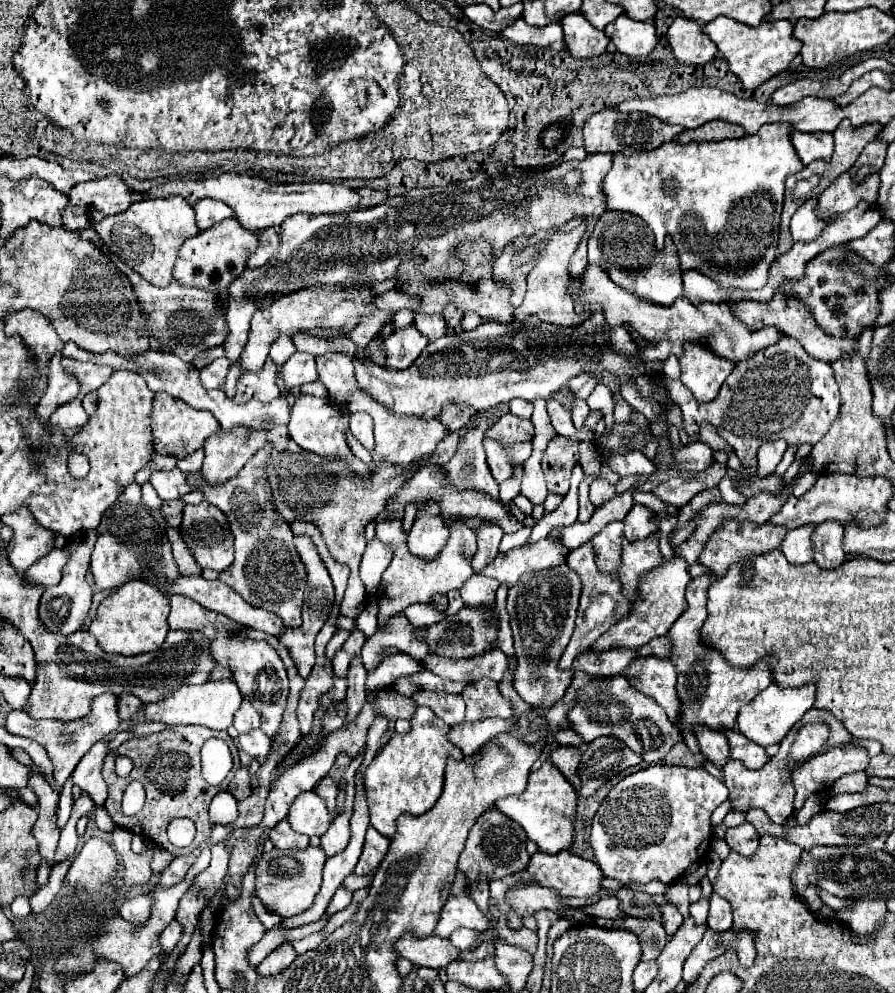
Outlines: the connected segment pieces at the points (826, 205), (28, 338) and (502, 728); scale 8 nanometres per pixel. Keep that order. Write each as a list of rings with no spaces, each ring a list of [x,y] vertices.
[[[849,171],[839,176],[831,188],[827,188],[819,196],[819,208],[821,208],[821,218],[837,216],[843,214],[851,208],[855,208],[857,202],[877,202],[877,190],[879,190],[879,176],[871,174],[863,184],[855,184],[850,177]]]
[[[31,310],[11,312],[9,316],[5,316],[3,324],[5,336],[11,336],[15,332],[21,334],[31,352],[41,360],[51,358],[57,350],[63,348],[63,342],[59,340],[55,328],[51,328],[49,320],[45,316],[39,316],[37,312]]]
[[[487,718],[487,720],[479,720],[479,722],[463,722],[463,724],[453,724],[449,728],[447,738],[457,744],[463,754],[473,754],[479,744],[485,744],[487,740],[495,738],[501,732],[509,732],[515,724],[515,718],[509,720],[499,720],[499,718]]]

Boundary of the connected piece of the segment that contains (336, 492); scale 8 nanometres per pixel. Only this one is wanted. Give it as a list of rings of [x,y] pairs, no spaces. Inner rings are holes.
[[[281,426],[269,430],[269,442],[271,442],[271,454],[265,464],[265,474],[271,486],[275,510],[279,512],[279,516],[283,516],[283,520],[287,520],[287,524],[293,524],[295,520],[307,520],[321,530],[321,536],[331,556],[337,562],[345,562],[351,568],[345,598],[341,602],[341,614],[349,618],[359,616],[367,606],[365,586],[359,578],[359,562],[367,544],[365,526],[371,520],[375,520],[379,512],[383,512],[387,498],[391,498],[397,492],[397,488],[408,480],[427,458],[409,466],[379,464],[379,468],[375,466],[371,468],[369,478],[361,478],[361,476],[351,476],[351,472],[345,468],[343,458],[329,460],[299,448],[287,436],[287,432],[285,434],[281,432]]]

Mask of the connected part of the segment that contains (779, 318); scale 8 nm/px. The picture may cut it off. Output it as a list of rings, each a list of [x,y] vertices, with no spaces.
[[[775,292],[775,296],[771,298],[769,304],[739,302],[739,304],[733,304],[733,310],[735,310],[737,318],[739,318],[749,330],[759,330],[759,328],[763,328],[763,326],[777,326],[777,328],[781,328],[781,332],[785,332],[785,336],[797,338],[797,340],[803,344],[803,348],[807,350],[807,354],[815,356],[817,360],[833,362],[833,360],[837,360],[839,356],[847,356],[847,352],[855,352],[857,338],[827,336],[827,332],[823,332],[823,328],[819,328],[819,324],[815,324],[815,318],[811,316],[807,304],[803,304],[801,300],[795,300],[793,296],[783,296],[781,292]]]

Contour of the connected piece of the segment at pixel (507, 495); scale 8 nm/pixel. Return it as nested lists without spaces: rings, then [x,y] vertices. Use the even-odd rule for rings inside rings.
[[[515,466],[513,476],[509,480],[505,480],[503,484],[499,484],[499,500],[501,500],[501,504],[511,504],[511,500],[519,494],[521,474],[523,474],[523,468]]]

